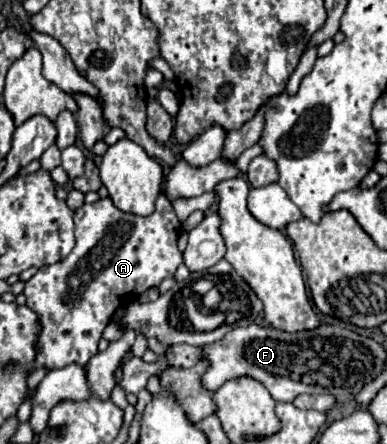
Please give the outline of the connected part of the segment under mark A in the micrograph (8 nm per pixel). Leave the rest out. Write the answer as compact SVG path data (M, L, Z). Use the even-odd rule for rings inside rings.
M158 196L156 210L142 218L136 214L126 214L118 210L110 198L98 200L94 204L84 204L74 212L76 222L76 246L74 250L60 262L40 268L24 288L26 306L38 314L40 334L36 344L36 356L30 366L30 372L46 368L46 370L58 370L68 364L84 366L96 352L98 352L98 340L102 338L102 330L110 322L112 314L124 306L128 300L136 300L140 294L144 294L148 288L158 286L166 276L172 276L182 262L182 254L178 252L176 238L182 230L182 224L178 222L172 204L166 200L166 196Z

